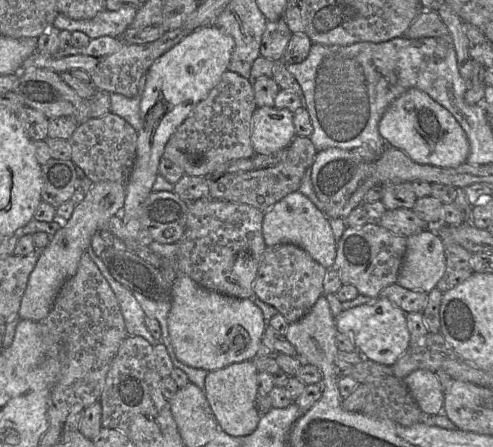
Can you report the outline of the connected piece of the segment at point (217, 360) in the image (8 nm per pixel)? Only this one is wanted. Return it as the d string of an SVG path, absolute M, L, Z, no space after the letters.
M179 273L172 285L172 304L168 331L174 353L179 361L207 372L233 363L251 361L263 342L263 313L252 299L236 298L206 289Z

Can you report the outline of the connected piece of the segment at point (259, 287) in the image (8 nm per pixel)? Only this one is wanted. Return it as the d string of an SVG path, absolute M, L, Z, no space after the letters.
M297 245L266 246L253 284L254 297L276 308L289 324L294 323L301 319L323 295L326 270Z

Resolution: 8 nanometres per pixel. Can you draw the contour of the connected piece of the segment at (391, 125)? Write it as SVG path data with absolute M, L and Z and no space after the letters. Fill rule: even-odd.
M411 88L394 100L383 114L378 130L389 145L419 164L457 167L466 163L470 147L467 136L452 114L423 91Z

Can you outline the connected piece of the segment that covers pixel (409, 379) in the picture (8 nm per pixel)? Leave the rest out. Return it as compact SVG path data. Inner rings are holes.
M418 369L407 375L403 382L419 408L428 415L442 413L444 407L444 393L435 372Z

